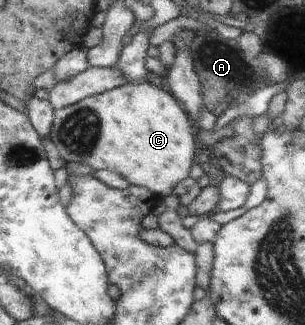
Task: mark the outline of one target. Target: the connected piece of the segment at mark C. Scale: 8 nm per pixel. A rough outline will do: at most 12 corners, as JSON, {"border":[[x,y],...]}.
{"border":[[146,80],[54,111],[67,163],[159,199],[197,145],[180,102]]}

